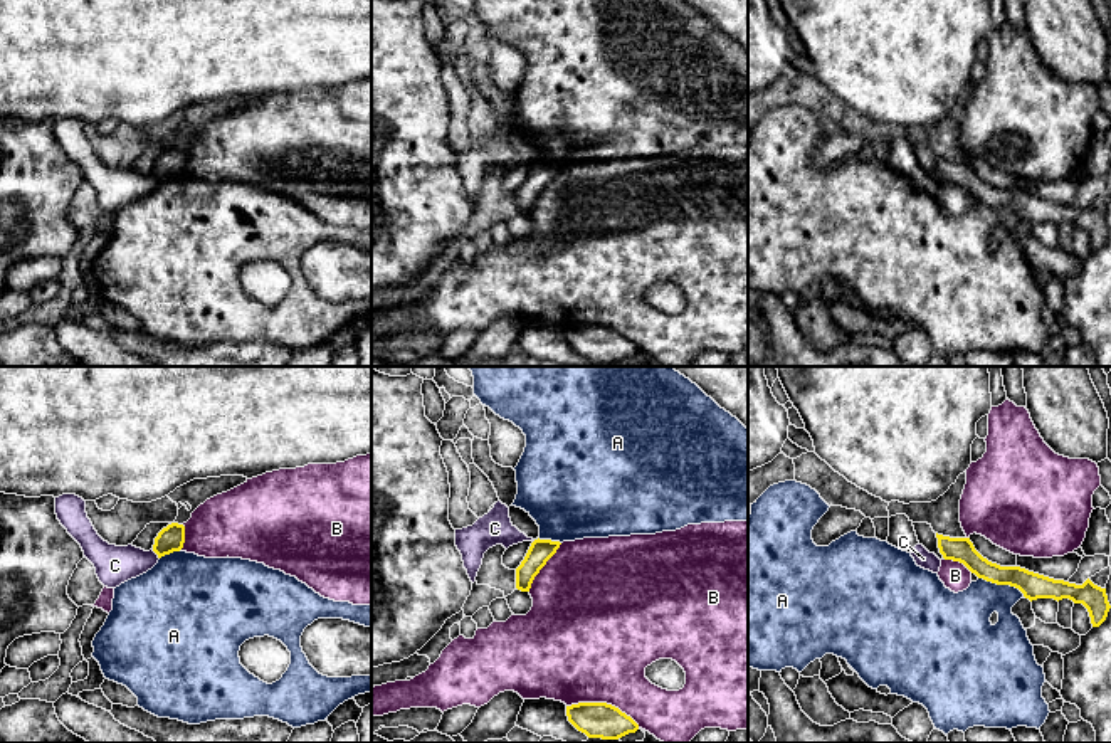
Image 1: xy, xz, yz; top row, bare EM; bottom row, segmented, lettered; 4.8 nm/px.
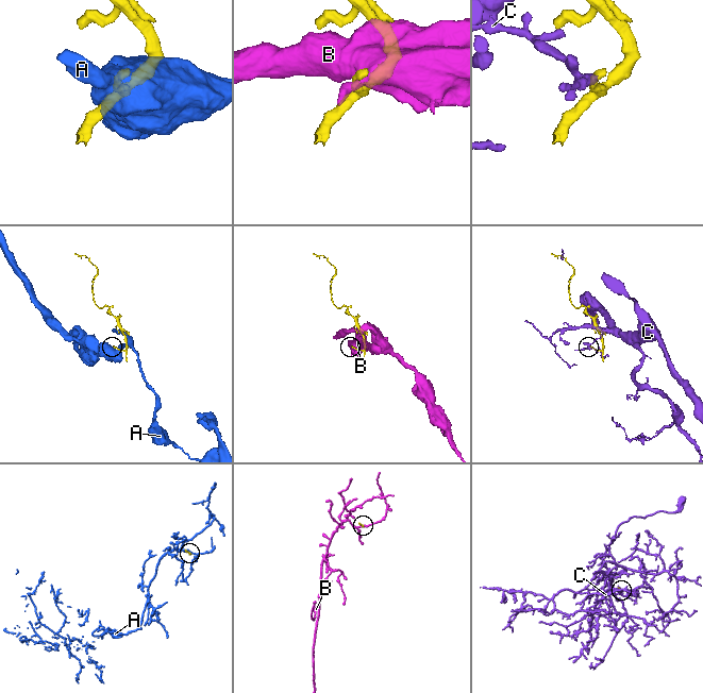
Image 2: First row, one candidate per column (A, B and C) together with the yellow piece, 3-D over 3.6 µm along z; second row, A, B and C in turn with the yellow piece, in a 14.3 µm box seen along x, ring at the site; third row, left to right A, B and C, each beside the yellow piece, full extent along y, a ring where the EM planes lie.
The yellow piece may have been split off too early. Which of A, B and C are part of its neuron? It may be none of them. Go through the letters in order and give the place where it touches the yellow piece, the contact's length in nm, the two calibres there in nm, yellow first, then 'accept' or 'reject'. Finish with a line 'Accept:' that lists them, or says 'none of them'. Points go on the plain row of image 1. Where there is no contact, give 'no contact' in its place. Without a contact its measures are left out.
A: yz (1002, 207) | 240 nm | 120/260 nm | reject
B: xz (604, 326) | 360 nm | 180/480 nm | reject
C: xy (157, 177) | 60 nm | 120/190 nm | reject
Accept: none of them

